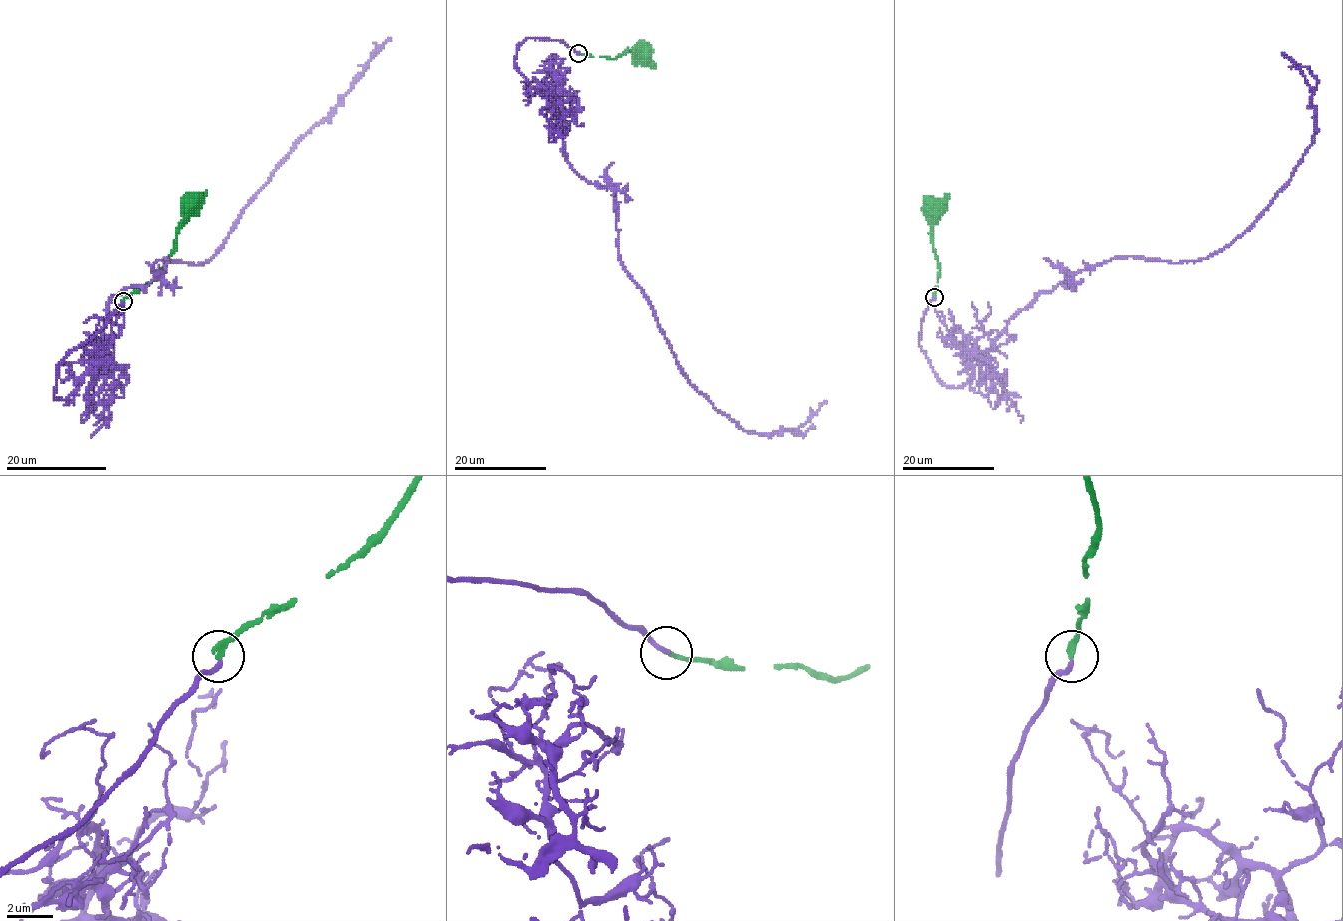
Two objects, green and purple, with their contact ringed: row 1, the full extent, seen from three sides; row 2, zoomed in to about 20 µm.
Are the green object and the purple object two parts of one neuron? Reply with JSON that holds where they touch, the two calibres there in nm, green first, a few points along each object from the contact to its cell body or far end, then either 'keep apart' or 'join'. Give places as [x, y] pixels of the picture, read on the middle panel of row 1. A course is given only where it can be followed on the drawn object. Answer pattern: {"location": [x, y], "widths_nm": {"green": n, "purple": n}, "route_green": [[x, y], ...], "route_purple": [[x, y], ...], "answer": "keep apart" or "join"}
{"location": [578, 53], "widths_nm": {"green": 260, "purple": 200}, "route_green": [[578, 53], [613, 58], [627, 50], [640, 53]], "route_purple": [[578, 53], [526, 38], [516, 70], [614, 192], [619, 260], [688, 381], [747, 431], [825, 400]], "answer": "keep apart"}

